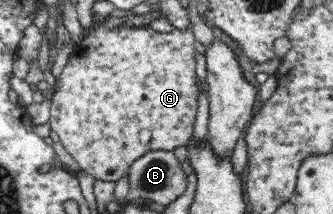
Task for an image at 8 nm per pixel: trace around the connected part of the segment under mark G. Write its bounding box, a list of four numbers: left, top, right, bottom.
[50,23,198,182]

